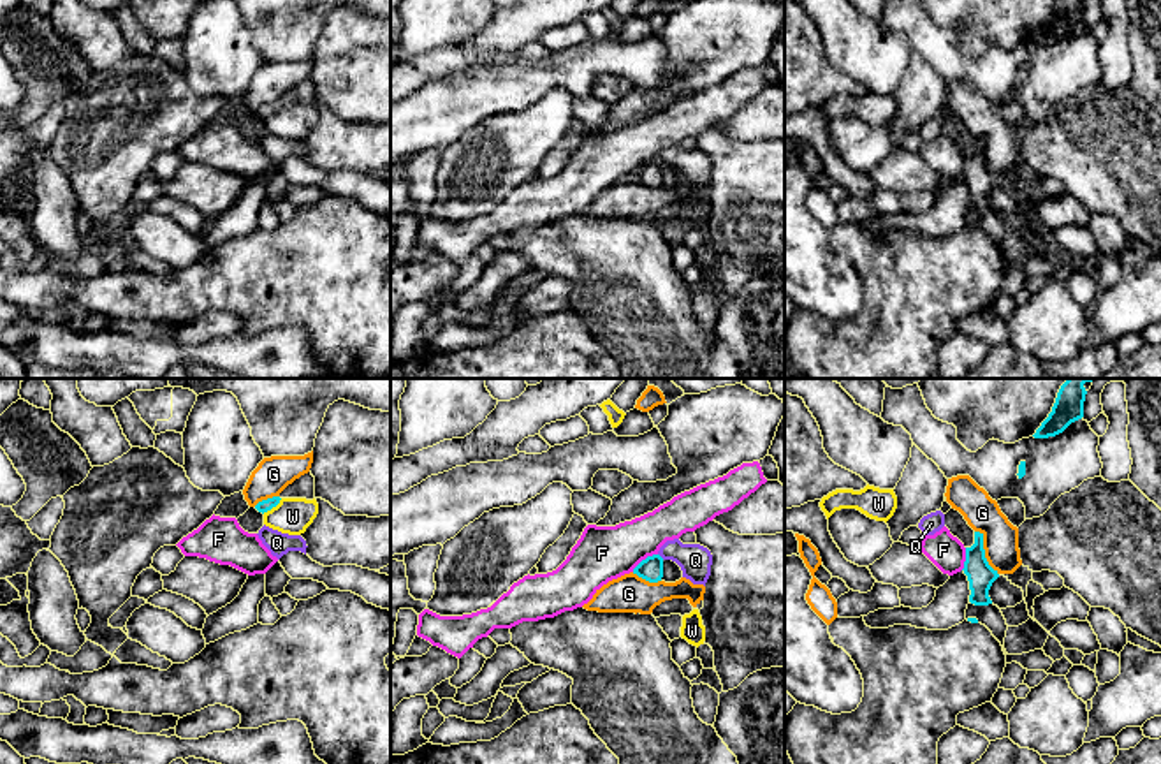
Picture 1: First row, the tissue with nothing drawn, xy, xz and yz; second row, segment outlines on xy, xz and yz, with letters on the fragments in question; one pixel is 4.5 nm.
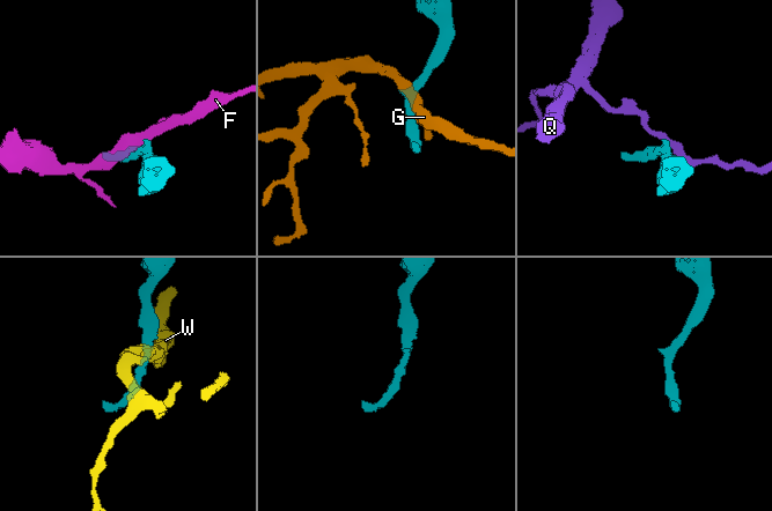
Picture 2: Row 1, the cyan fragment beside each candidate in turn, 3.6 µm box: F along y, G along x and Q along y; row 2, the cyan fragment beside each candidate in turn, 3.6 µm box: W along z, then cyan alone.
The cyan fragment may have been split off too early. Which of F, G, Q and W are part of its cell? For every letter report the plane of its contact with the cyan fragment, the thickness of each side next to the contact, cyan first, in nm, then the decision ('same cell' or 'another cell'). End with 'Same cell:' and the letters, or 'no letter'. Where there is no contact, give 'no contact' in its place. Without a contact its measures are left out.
F: contact in xz; calibres 110 and 260 nm; another cell
G: contact in yz; calibres 120 and 160 nm; another cell
Q: contact in xz; calibres 110 and 150 nm; another cell
W: contact in xy; calibres 60 and 170 nm; another cell
Same cell: no letter

